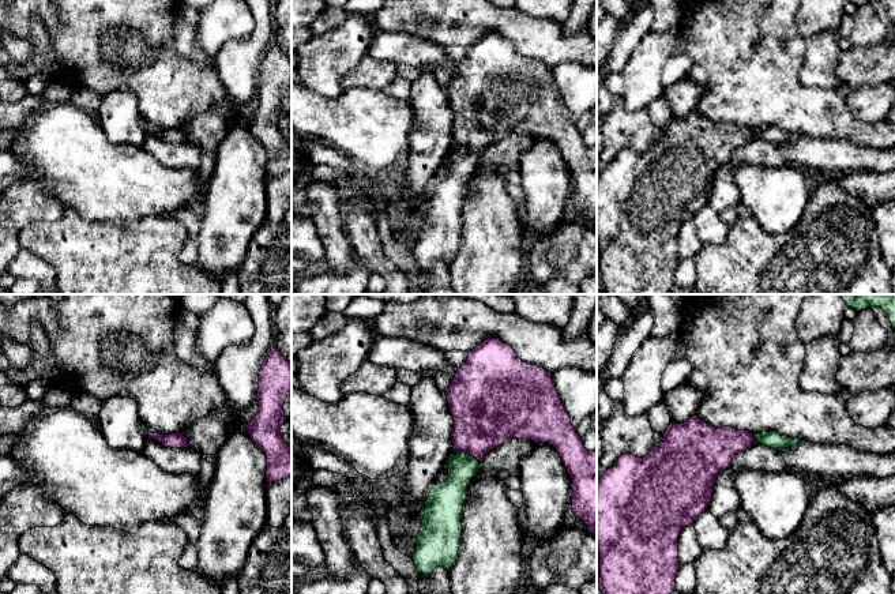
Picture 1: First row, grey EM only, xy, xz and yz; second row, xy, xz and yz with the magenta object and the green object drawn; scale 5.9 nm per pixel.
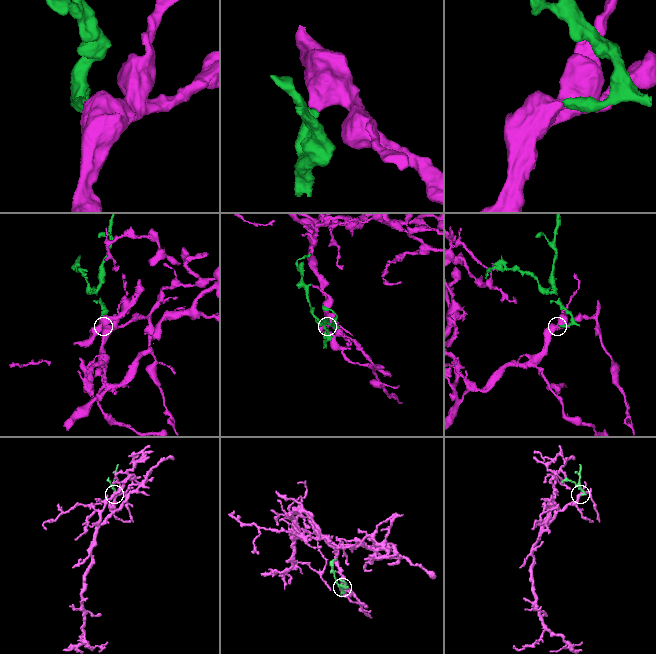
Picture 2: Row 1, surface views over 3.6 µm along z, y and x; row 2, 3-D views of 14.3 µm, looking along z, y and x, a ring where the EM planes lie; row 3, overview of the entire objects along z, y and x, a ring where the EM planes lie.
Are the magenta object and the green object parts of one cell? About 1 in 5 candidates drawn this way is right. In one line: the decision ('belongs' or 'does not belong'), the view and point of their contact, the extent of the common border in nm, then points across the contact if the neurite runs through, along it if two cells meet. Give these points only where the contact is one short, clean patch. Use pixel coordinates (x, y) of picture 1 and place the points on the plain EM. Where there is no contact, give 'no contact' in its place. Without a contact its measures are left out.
belongs; contact xz (469, 147); length 120 nm; way xz (485, 109), (469, 147), (462, 162)

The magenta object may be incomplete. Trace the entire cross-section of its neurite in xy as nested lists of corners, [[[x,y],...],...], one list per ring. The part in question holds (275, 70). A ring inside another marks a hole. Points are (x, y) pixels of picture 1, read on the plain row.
[[[274,41],[259,67],[257,108],[247,120],[248,129],[267,151],[267,177],[292,172],[292,143],[281,129],[285,117],[283,98],[289,90],[292,59]]]

